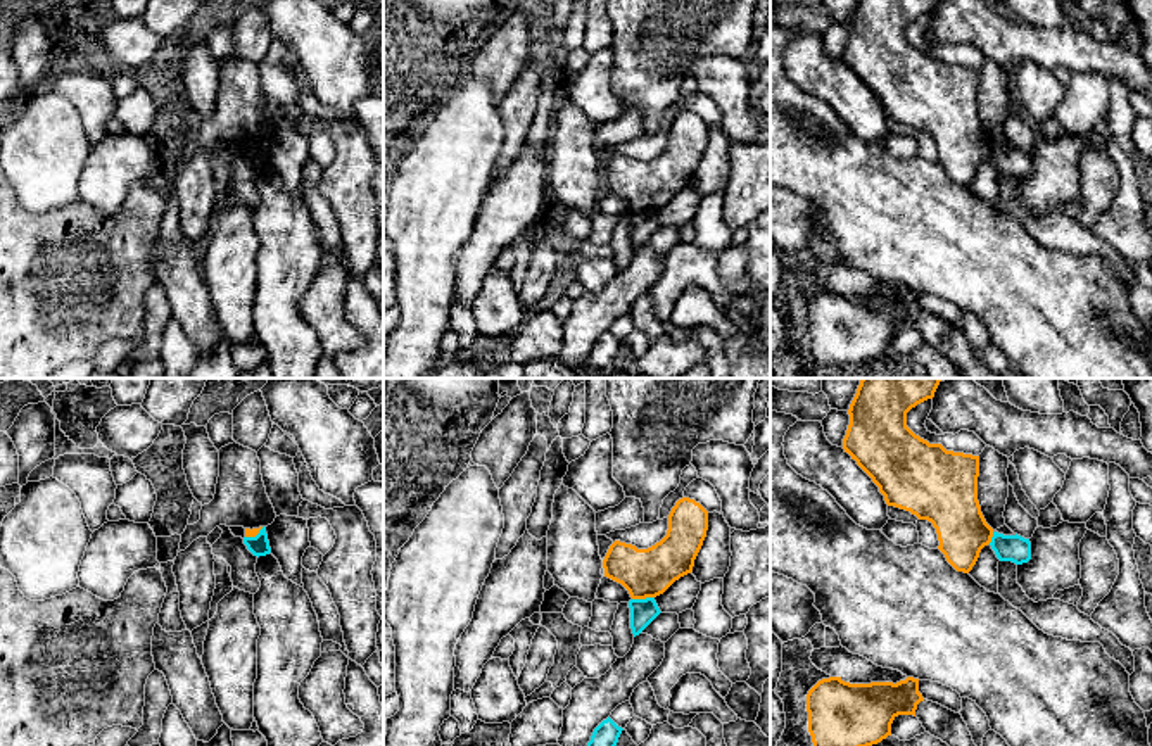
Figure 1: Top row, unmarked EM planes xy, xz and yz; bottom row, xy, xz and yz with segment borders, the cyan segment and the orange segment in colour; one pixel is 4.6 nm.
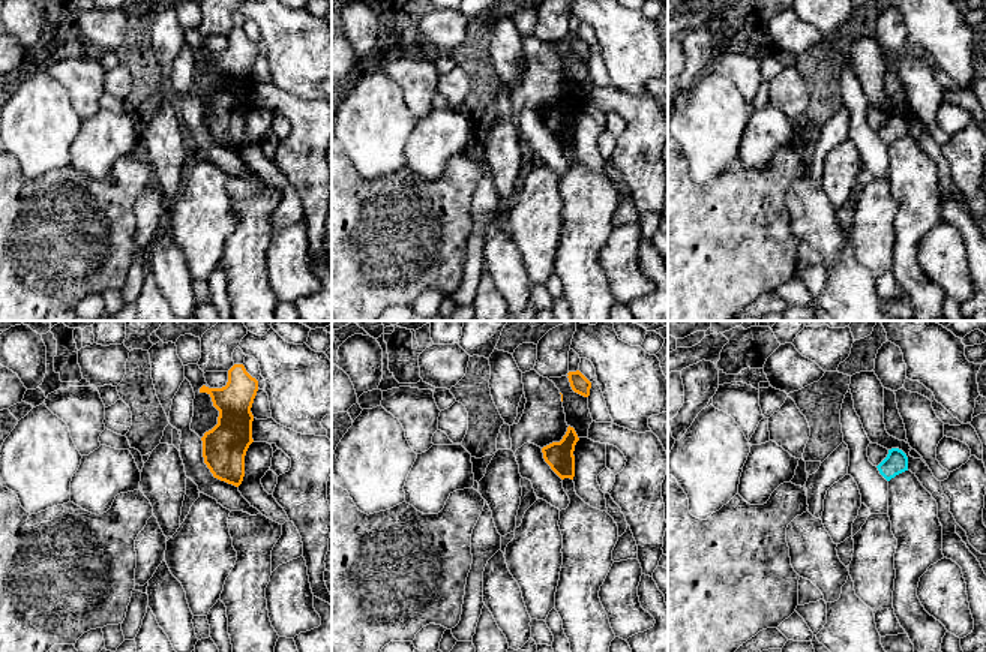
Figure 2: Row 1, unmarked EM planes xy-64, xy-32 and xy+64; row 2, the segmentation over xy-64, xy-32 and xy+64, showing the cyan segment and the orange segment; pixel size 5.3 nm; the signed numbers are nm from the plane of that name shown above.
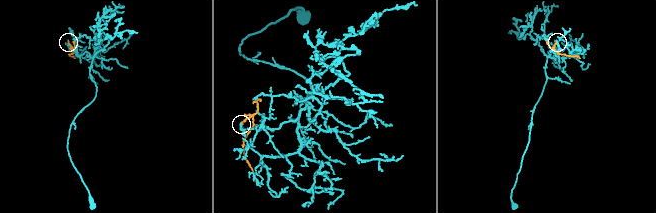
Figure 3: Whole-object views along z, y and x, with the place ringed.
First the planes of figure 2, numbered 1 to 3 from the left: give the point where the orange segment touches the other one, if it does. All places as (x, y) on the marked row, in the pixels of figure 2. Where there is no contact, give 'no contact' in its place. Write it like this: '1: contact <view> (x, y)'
1: no contact
2: no contact
3: no contact

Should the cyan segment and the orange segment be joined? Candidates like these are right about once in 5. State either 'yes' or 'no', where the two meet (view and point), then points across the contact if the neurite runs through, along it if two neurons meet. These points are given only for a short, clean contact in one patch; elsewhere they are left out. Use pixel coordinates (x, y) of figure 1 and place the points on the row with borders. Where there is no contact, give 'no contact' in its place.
no | xz (643, 600)

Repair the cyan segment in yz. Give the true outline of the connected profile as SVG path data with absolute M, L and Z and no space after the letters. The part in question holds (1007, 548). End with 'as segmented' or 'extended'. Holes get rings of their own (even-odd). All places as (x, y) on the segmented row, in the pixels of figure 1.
M993 532L991 549L1000 561L1012 561L1016 565L1028 563L1031 560L1031 542L1021 535L1003 535Z; as segmented

